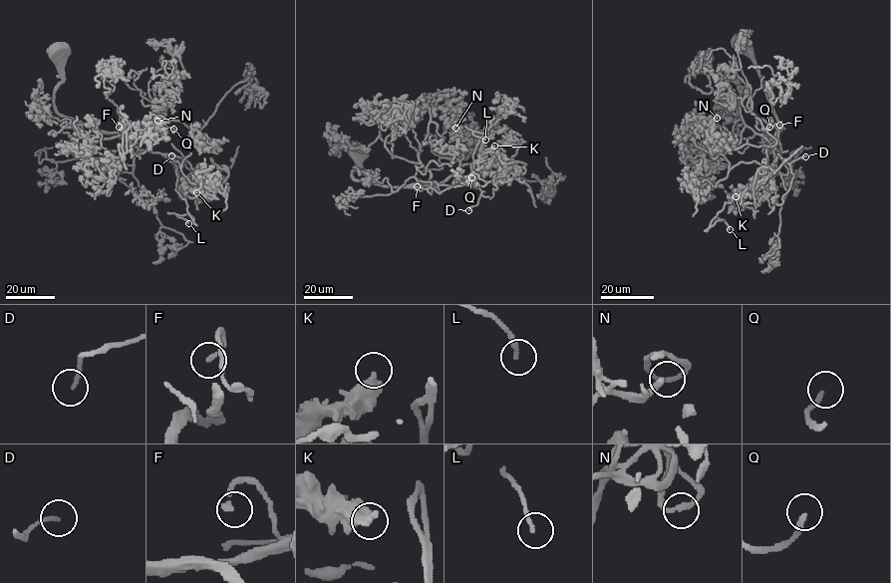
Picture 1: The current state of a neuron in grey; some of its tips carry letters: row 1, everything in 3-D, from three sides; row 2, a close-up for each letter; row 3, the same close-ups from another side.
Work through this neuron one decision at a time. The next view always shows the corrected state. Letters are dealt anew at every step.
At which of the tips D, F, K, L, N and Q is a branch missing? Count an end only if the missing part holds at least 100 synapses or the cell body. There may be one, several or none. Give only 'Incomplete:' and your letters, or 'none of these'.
Incomplete: D, F, L

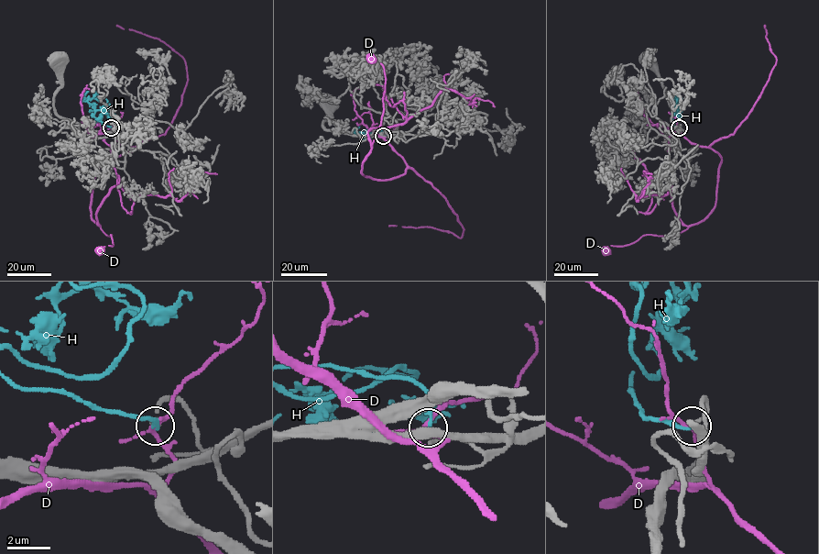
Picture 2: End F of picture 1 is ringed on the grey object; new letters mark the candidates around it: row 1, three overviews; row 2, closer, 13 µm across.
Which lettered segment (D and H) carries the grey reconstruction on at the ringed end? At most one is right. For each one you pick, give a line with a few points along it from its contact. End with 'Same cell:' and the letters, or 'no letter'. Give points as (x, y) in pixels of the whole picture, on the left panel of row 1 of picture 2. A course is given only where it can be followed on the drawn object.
H: via (111, 127), (96, 122), (103, 113), (85, 100), (83, 95), (88, 91)
Same cell: H

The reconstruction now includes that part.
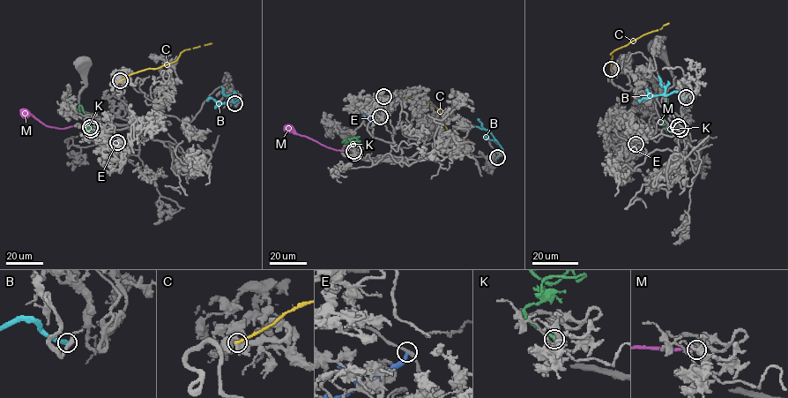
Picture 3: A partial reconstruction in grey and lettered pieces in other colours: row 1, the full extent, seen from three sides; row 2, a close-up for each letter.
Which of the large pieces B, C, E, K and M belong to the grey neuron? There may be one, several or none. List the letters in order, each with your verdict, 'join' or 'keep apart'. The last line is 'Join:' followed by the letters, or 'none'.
B: keep apart
C: keep apart
E: keep apart
K: keep apart
M: keep apart
Join: none

